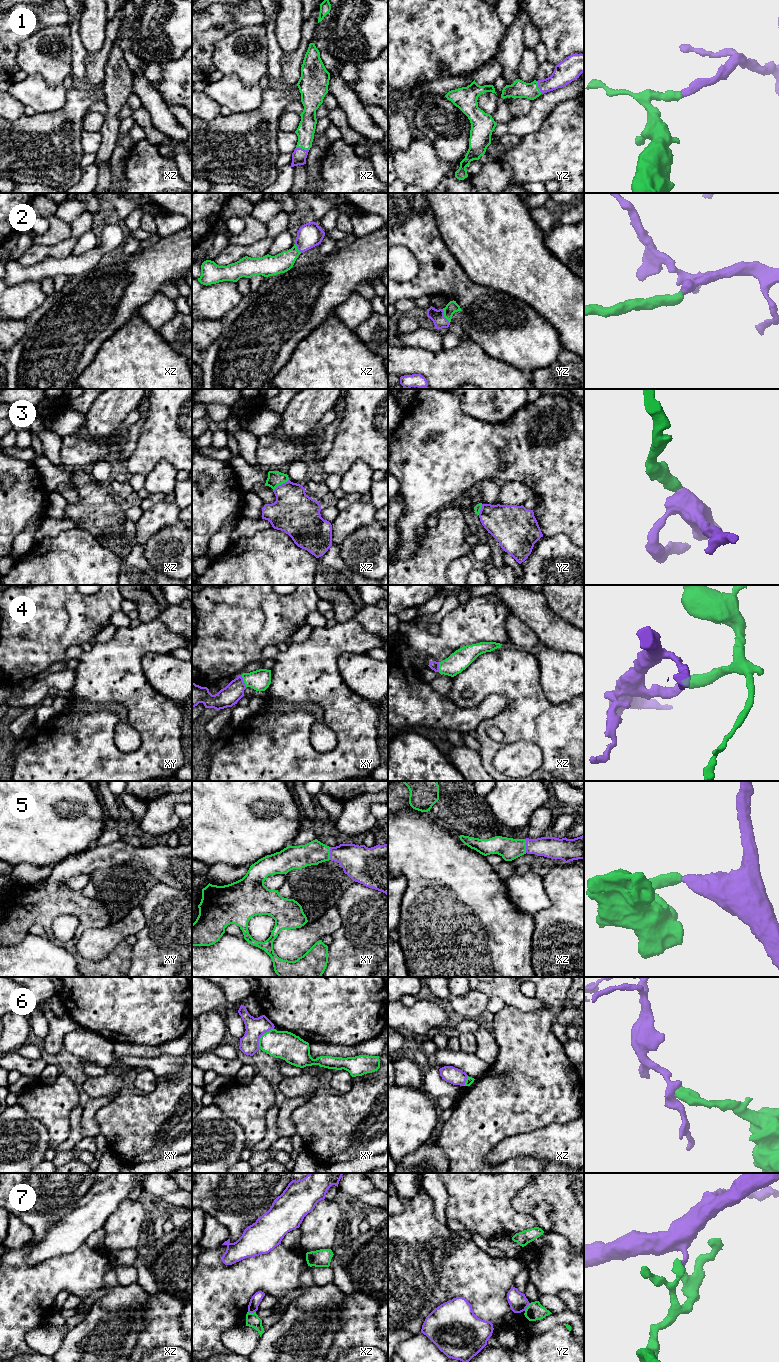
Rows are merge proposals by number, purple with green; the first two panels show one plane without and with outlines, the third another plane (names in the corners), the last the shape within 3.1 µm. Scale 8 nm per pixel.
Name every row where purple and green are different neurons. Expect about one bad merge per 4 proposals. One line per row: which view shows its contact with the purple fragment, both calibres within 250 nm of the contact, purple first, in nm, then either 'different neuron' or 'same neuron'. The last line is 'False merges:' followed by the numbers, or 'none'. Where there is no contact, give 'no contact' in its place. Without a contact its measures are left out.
1: xz | 120/140 nm | same neuron
2: yz | 110/90 nm | same neuron
3: xz | 340/130 nm | same neuron
4: xy | 160/170 nm | same neuron
5: xz | 170/170 nm | same neuron
6: xy | 160/220 nm | different neuron
7: xz | 80/110 nm | different neuron
False merges: 6, 7

